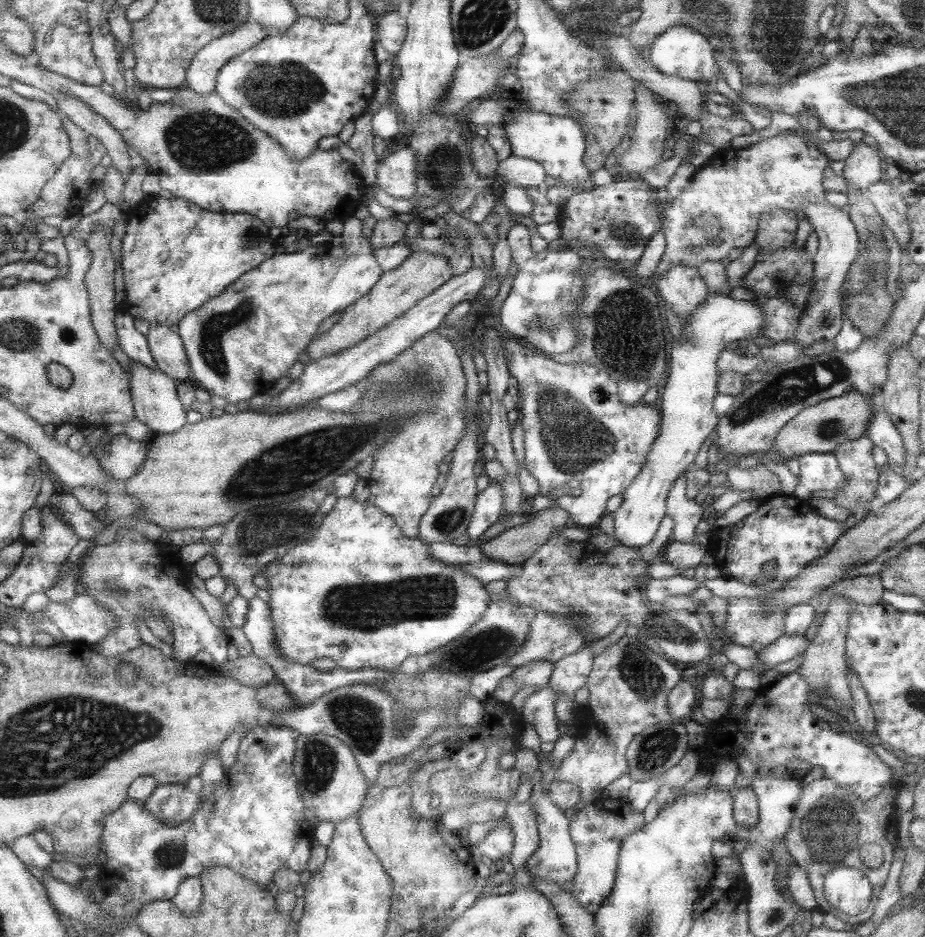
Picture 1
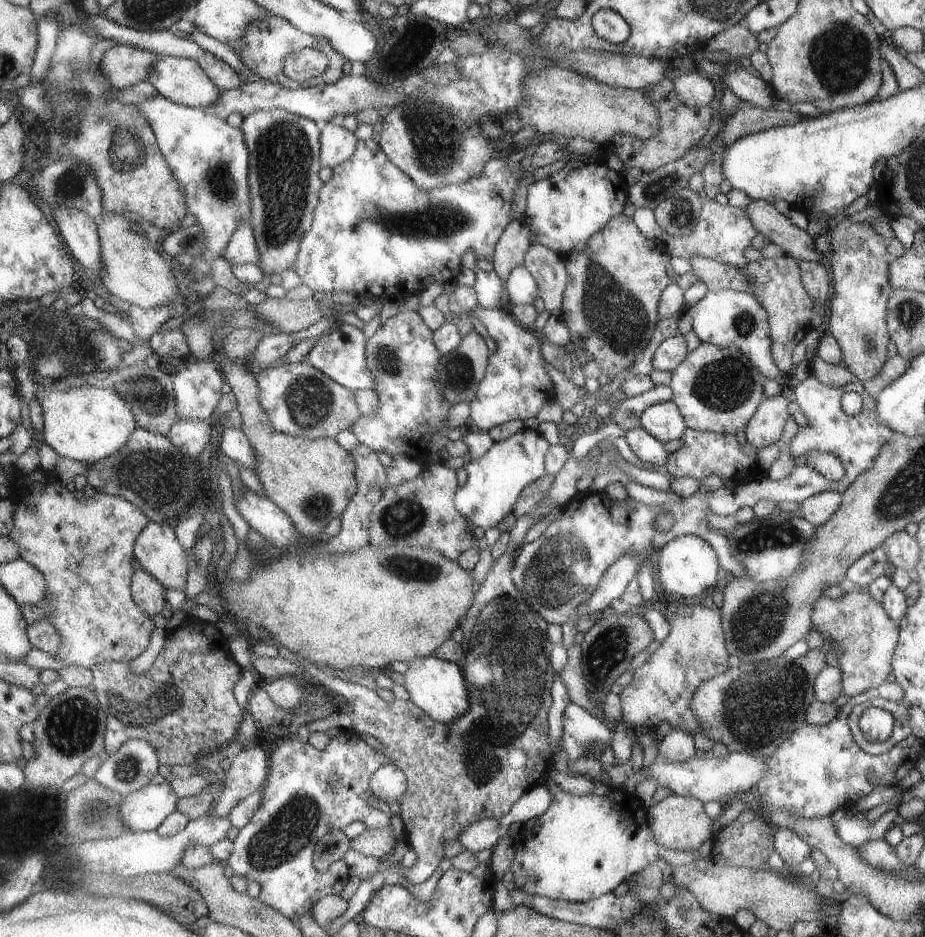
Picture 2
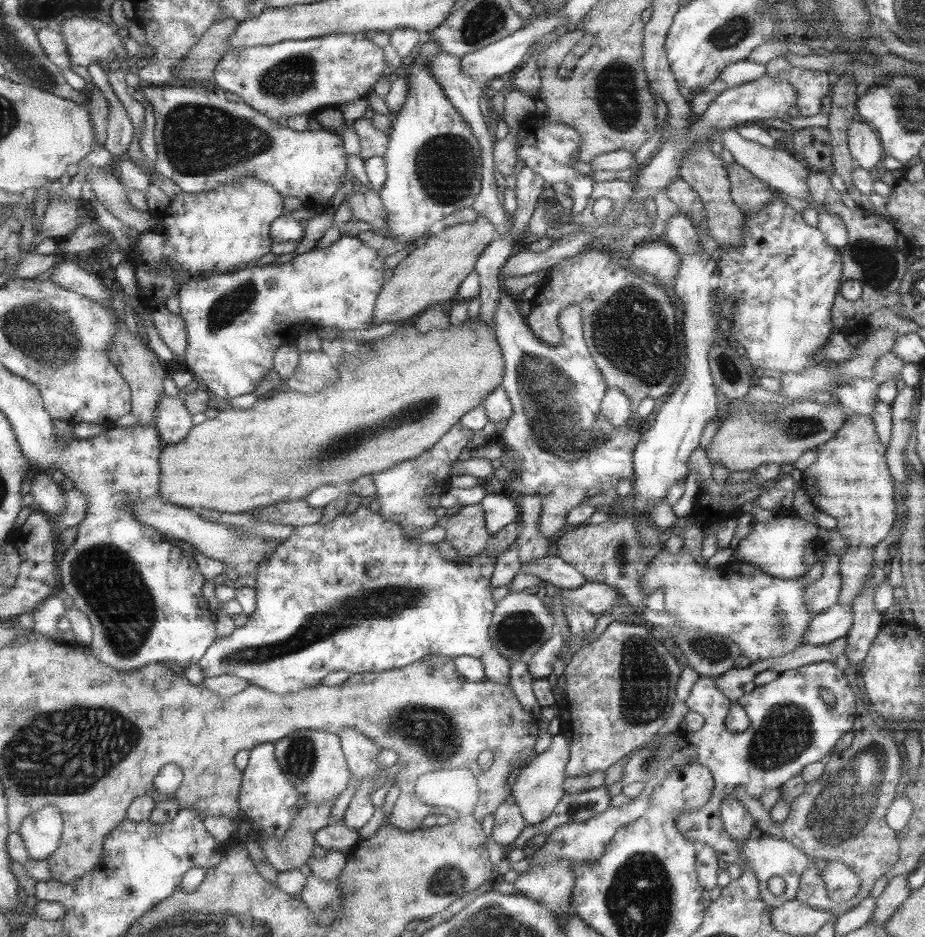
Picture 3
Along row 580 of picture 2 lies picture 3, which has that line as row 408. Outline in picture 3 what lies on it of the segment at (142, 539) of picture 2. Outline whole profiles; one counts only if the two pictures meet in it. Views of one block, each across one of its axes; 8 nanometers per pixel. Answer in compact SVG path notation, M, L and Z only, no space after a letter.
M168 396L161 401L153 422L160 432L165 445L179 444L192 431L193 415L185 408L183 396Z

